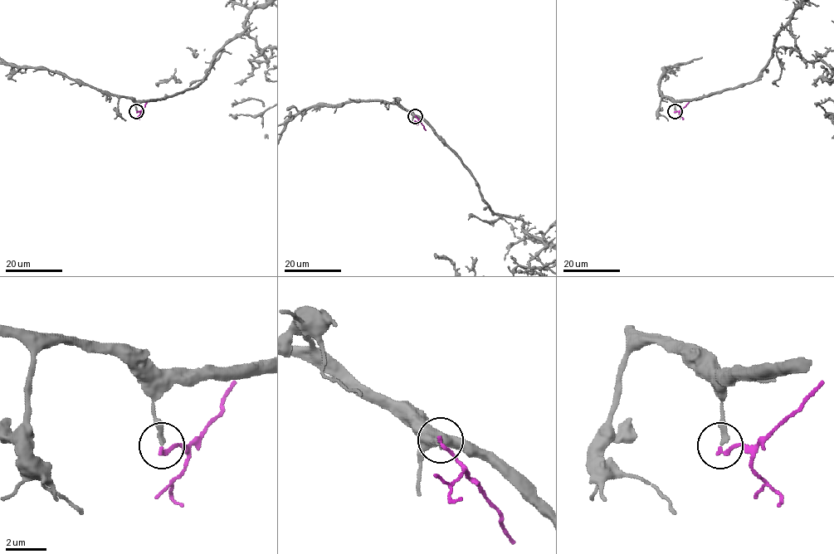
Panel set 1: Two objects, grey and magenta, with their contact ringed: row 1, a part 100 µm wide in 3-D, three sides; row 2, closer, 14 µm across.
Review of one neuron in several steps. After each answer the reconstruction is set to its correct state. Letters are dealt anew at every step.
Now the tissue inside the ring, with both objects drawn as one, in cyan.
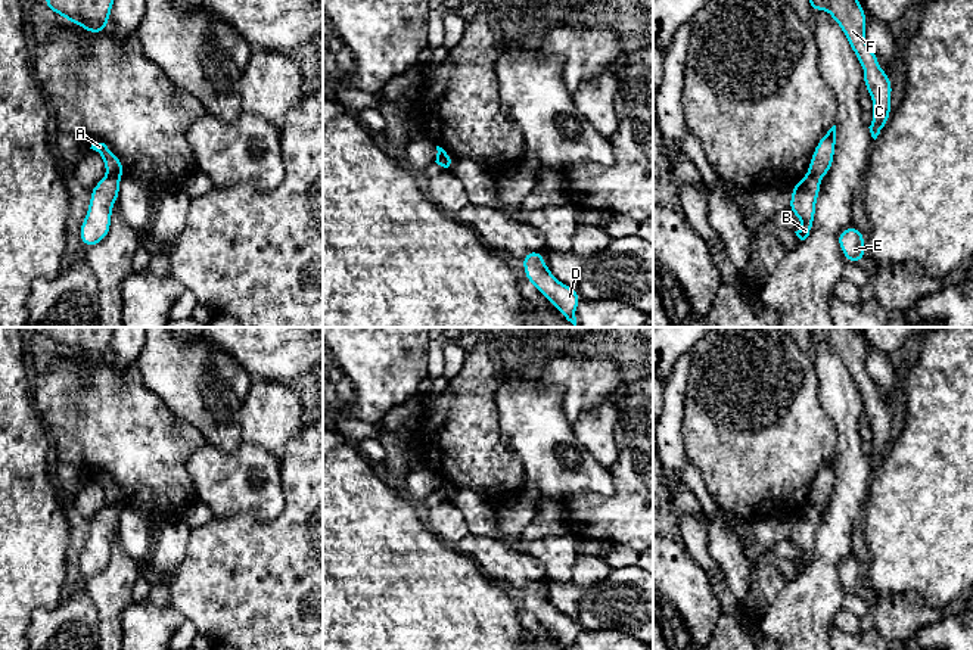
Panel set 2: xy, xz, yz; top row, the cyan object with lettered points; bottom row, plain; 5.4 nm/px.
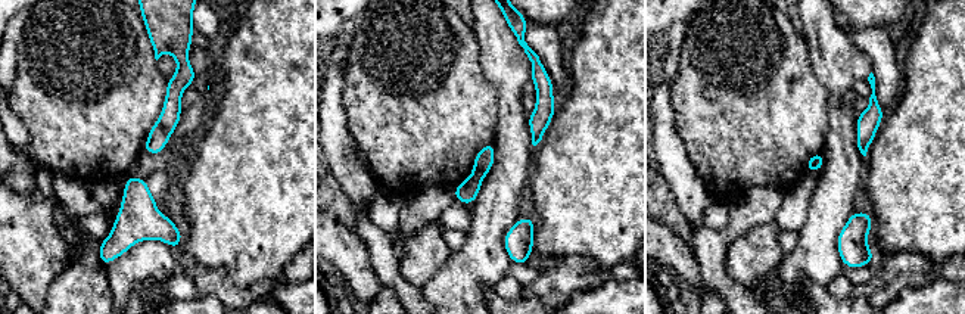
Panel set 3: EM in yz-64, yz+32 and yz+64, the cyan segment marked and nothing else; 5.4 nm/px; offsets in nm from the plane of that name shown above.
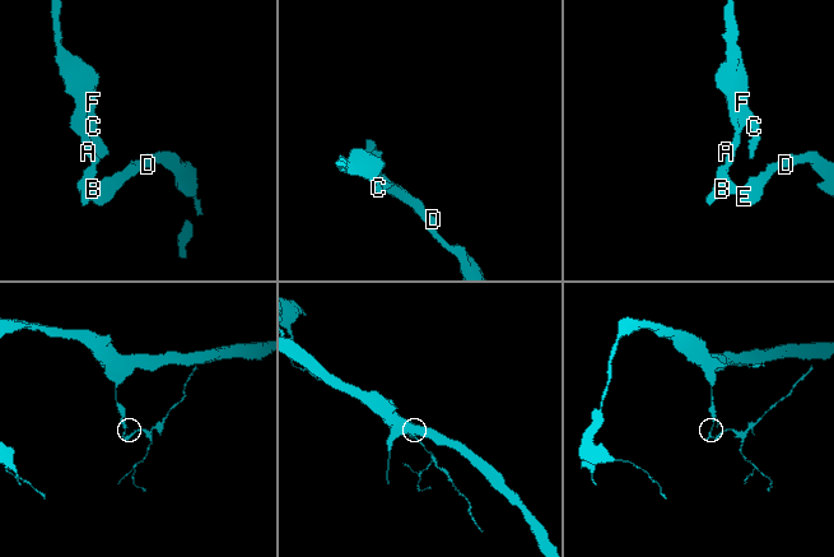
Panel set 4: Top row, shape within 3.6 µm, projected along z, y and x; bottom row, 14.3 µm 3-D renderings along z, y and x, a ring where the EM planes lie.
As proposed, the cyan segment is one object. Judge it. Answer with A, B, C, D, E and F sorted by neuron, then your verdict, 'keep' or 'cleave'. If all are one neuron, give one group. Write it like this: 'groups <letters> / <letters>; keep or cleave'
groups A C F / B D E; cleave

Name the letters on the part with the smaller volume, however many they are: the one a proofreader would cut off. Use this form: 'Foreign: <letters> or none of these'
Foreign: B, D, E

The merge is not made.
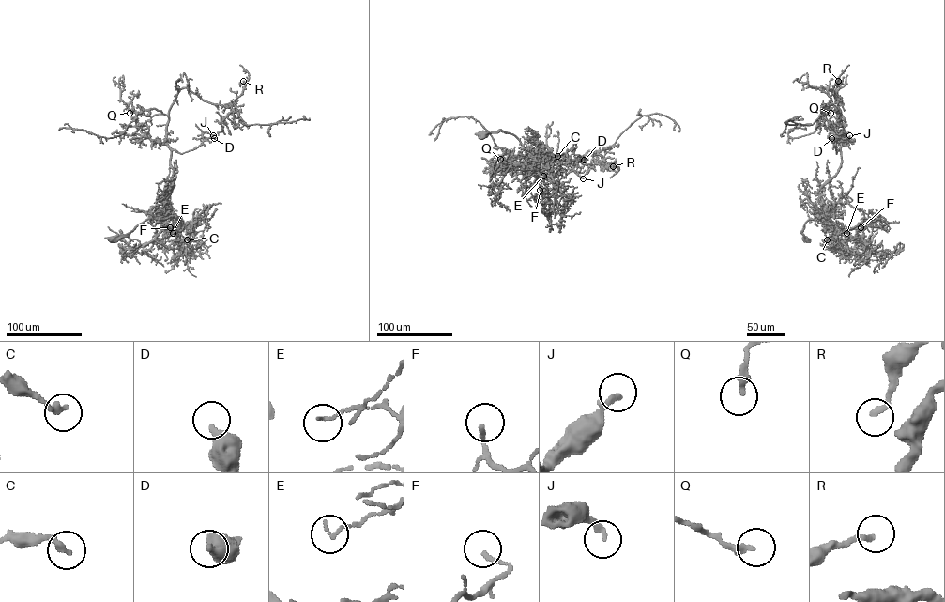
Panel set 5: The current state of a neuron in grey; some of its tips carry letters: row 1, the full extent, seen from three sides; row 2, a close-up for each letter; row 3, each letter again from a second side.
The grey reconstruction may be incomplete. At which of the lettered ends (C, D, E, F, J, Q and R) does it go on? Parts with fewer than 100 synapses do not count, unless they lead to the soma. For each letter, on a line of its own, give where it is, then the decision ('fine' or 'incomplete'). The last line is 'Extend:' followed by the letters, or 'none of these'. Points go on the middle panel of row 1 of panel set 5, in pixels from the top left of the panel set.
C: place (557, 156); fine
D: place (584, 160); fine
E: place (543, 176); fine
F: place (540, 190); fine
J: place (583, 178); fine
Q: place (500, 159); fine
R: place (613, 166); fine
Extend: none of these

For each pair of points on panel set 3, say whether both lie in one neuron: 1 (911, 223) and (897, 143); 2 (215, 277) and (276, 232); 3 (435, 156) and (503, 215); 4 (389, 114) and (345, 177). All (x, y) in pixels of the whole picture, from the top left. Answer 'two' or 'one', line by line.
1: one
2: two
3: two
4: two

